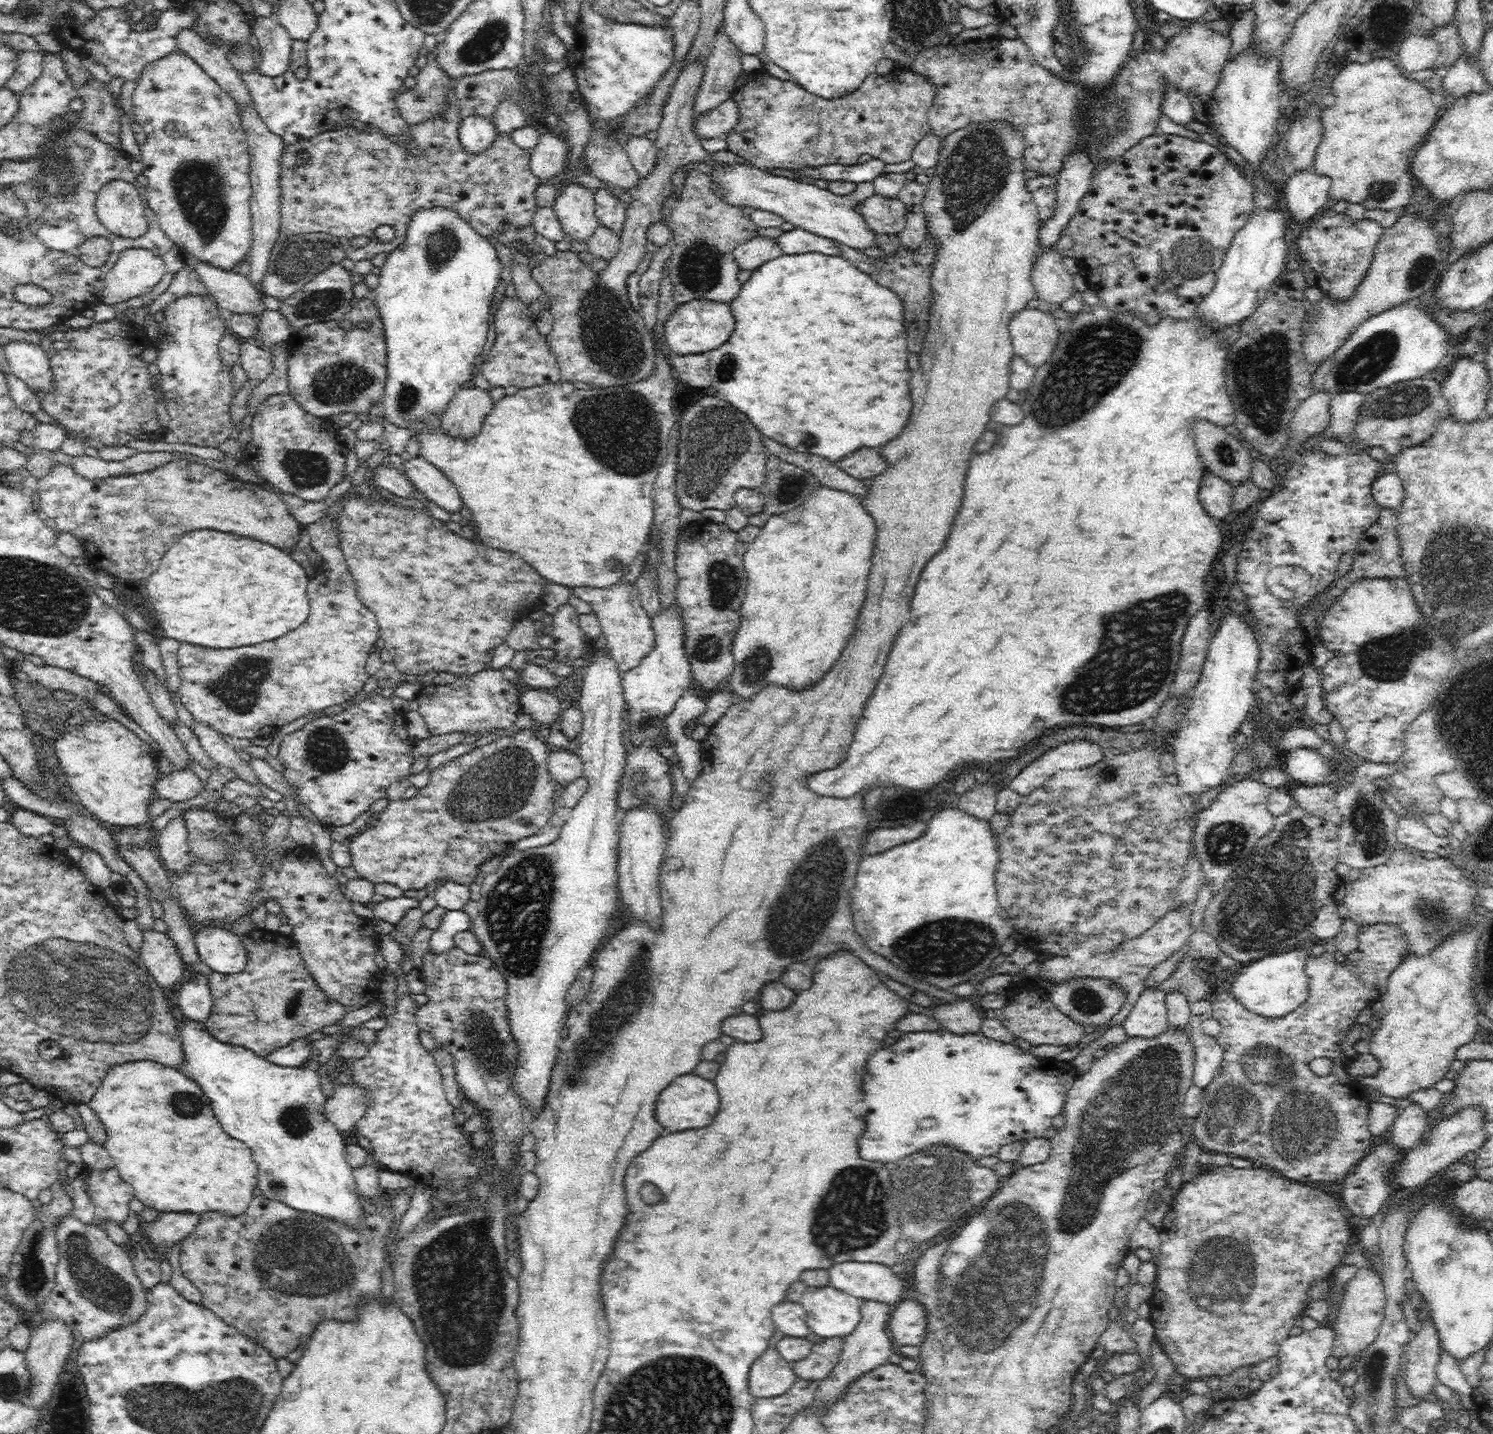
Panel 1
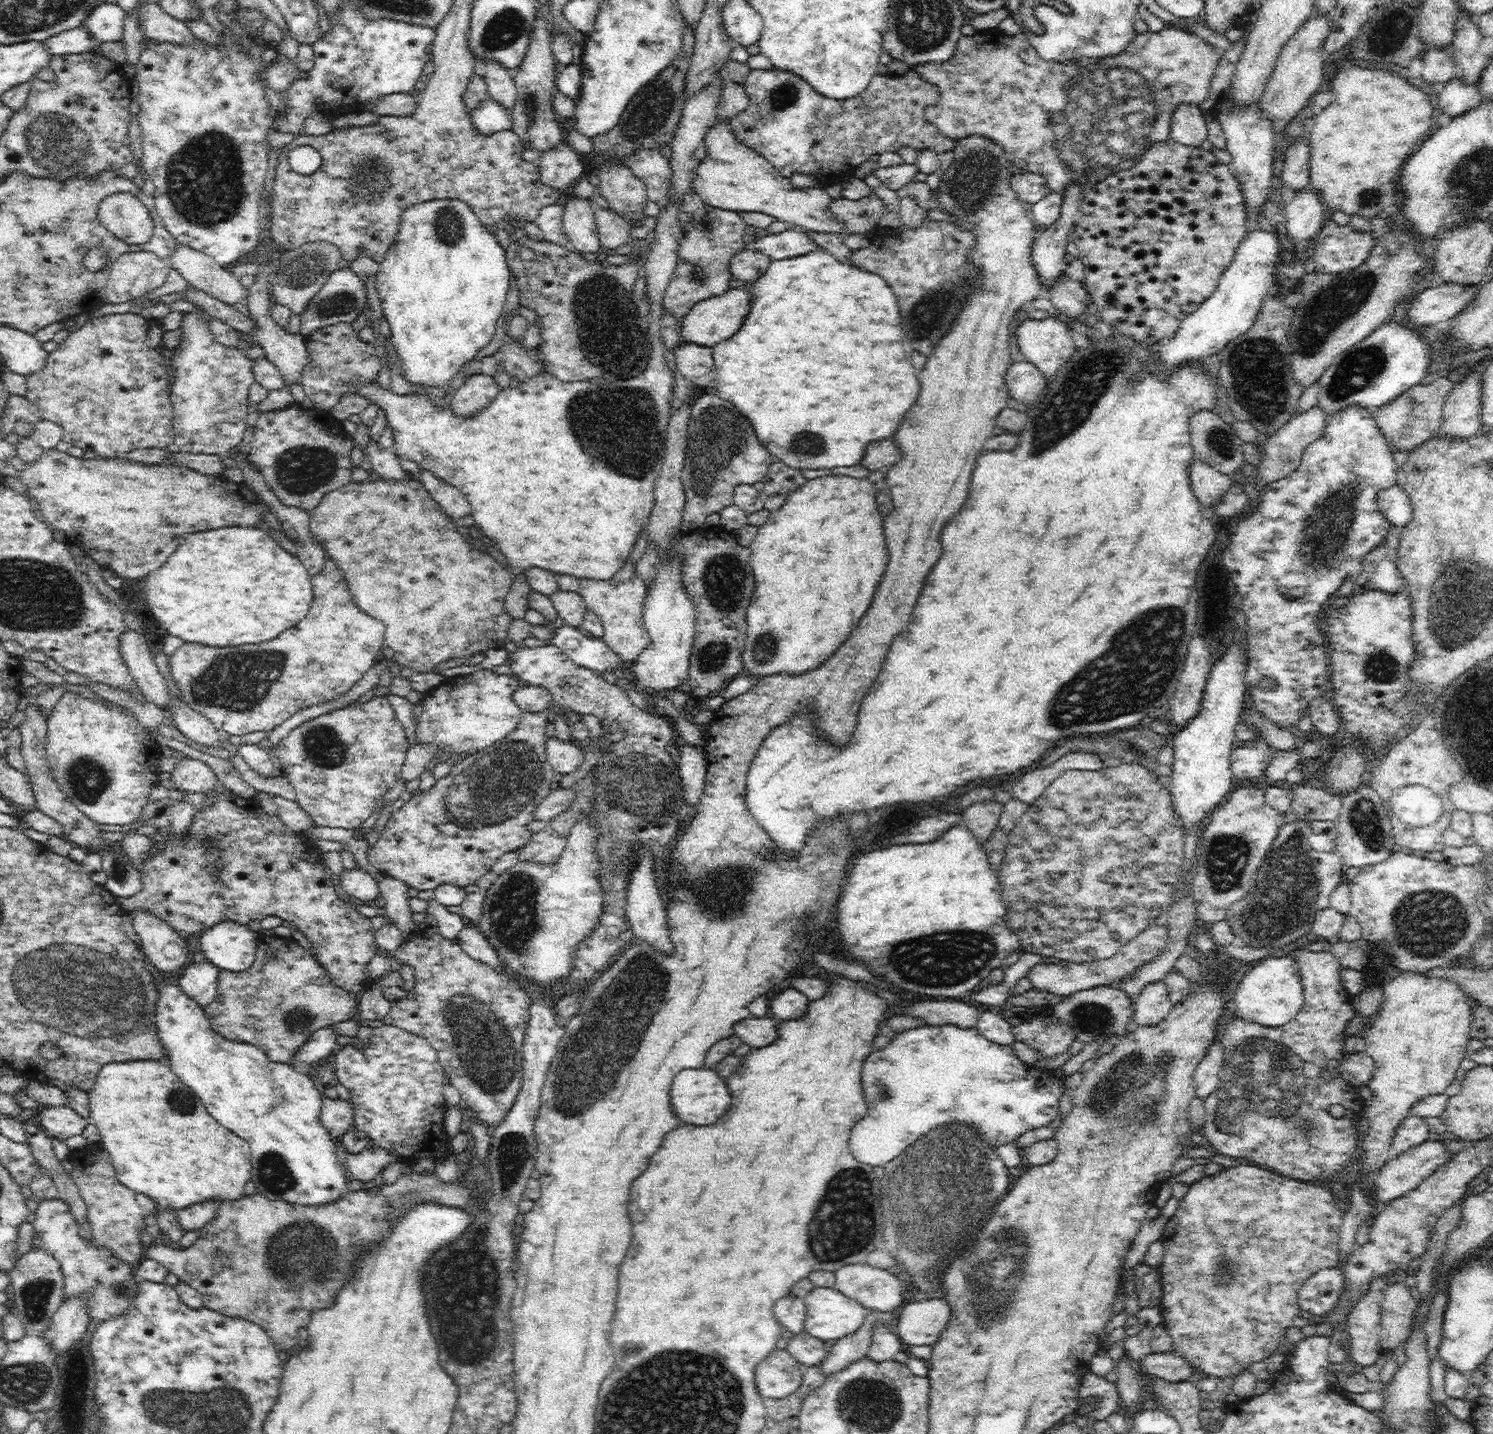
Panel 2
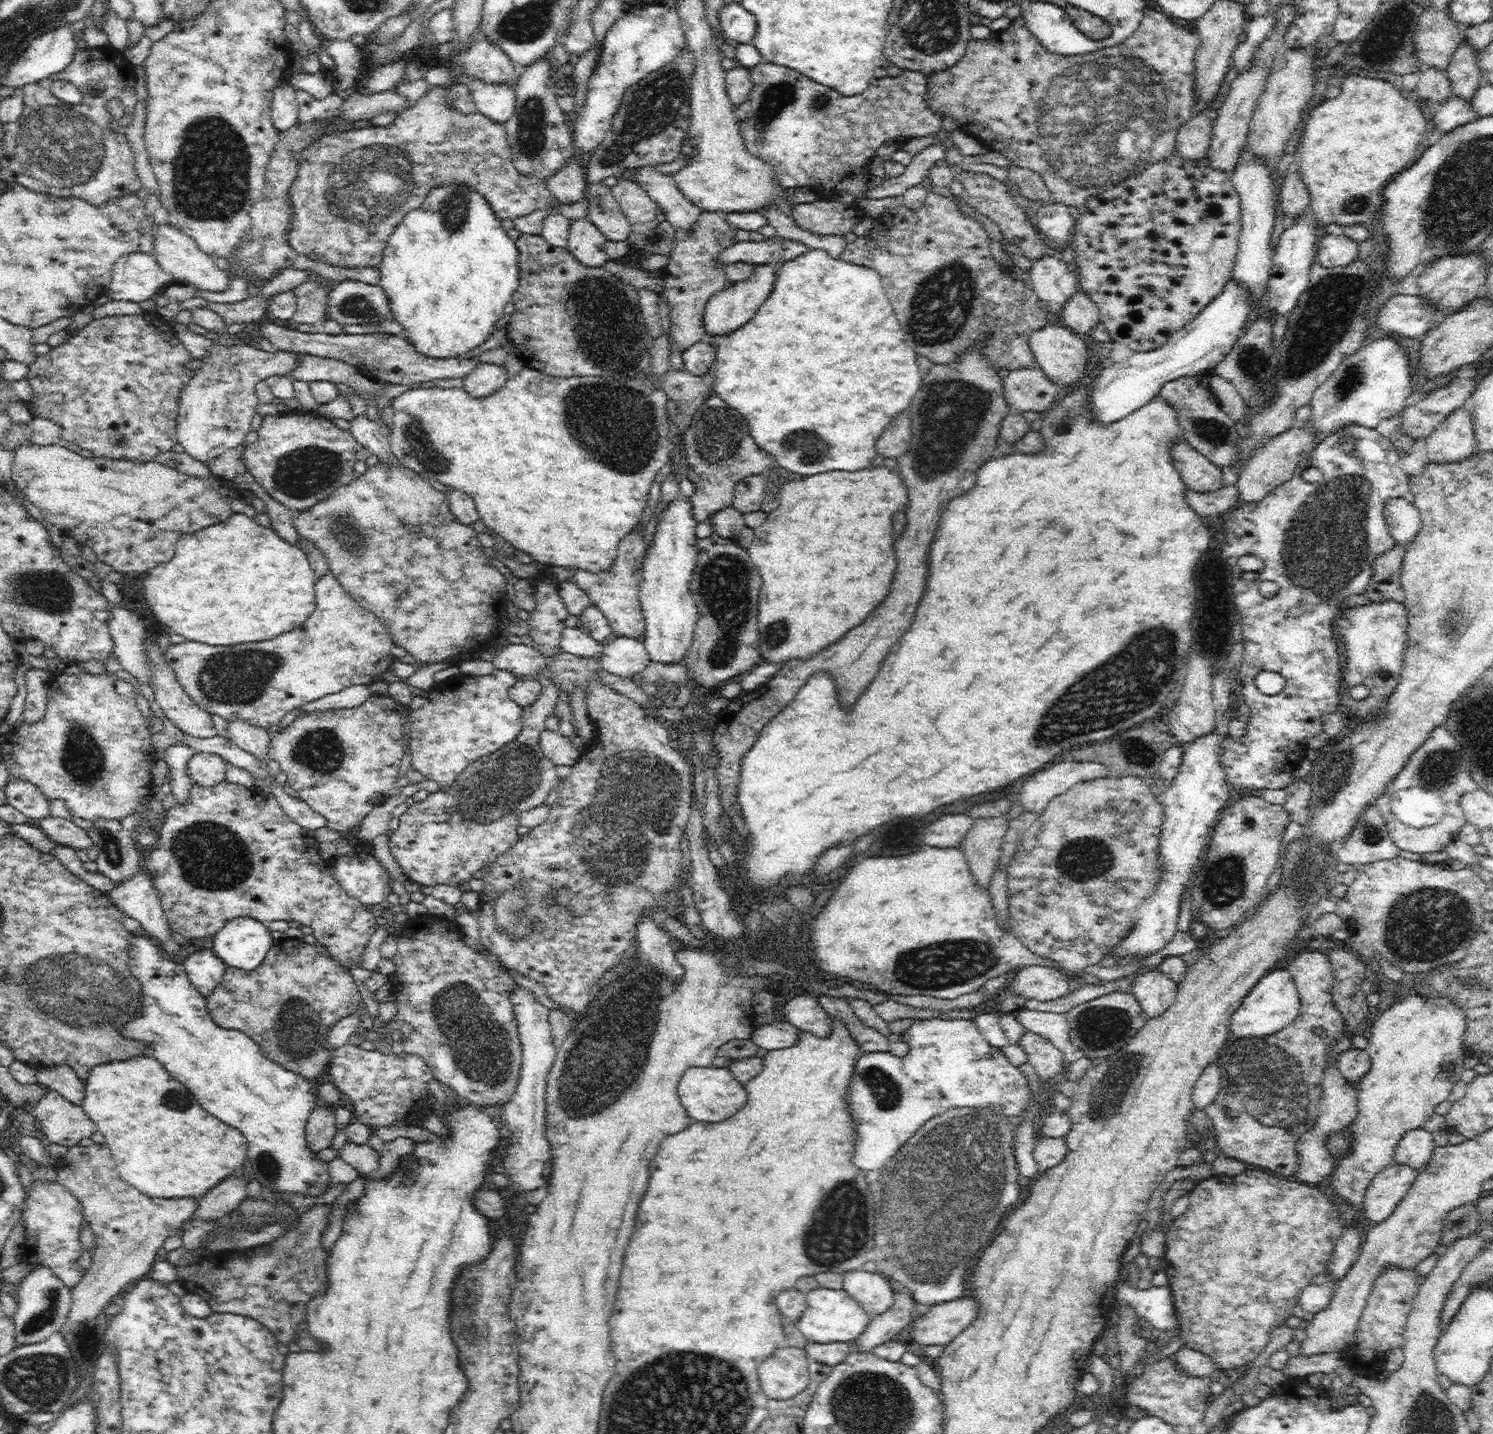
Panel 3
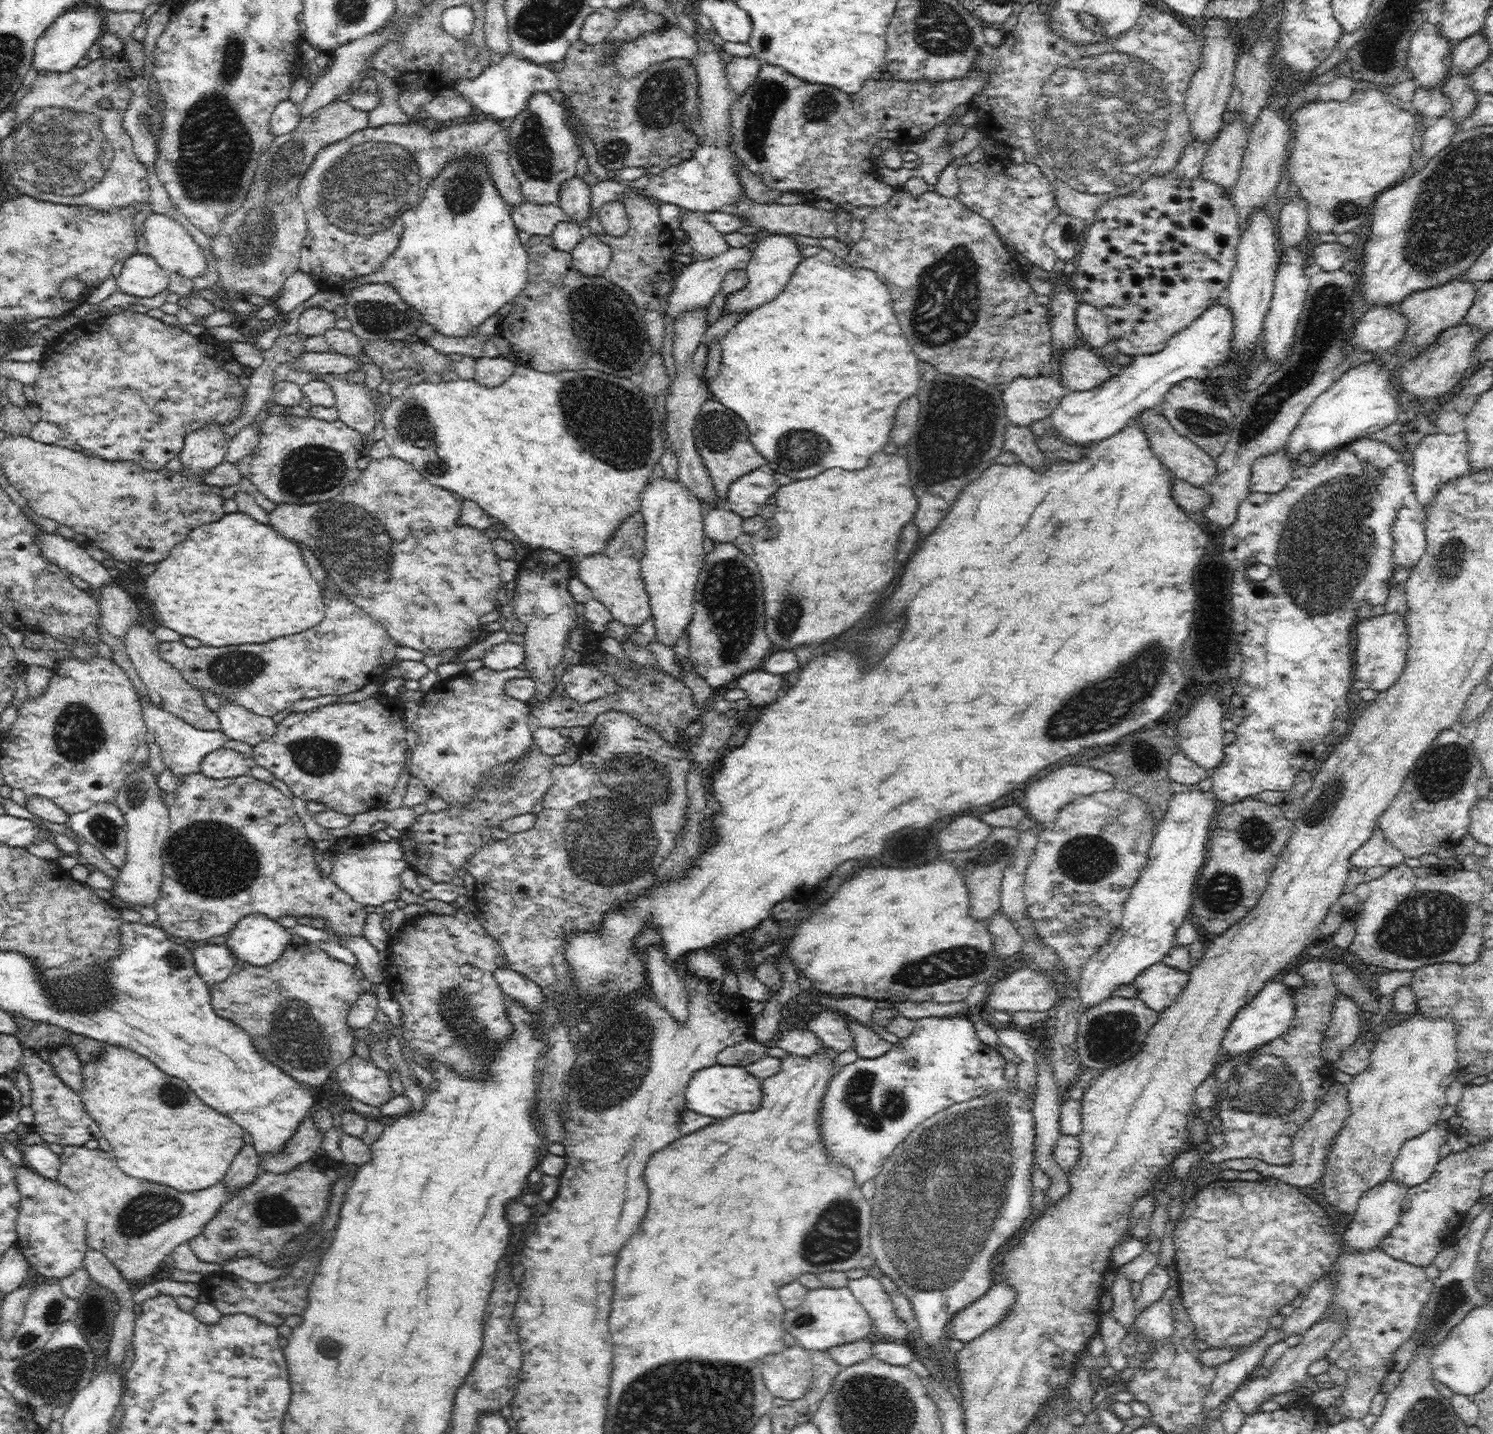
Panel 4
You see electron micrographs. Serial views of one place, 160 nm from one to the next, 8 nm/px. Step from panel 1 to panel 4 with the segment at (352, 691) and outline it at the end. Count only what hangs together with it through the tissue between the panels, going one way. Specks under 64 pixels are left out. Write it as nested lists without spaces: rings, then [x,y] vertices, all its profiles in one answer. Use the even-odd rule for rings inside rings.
[[[324,588],[322,596],[326,608],[324,622],[317,624],[312,630],[304,630],[302,634],[276,638],[264,644],[222,647],[202,645],[196,649],[188,648],[181,640],[162,641],[158,646],[158,653],[197,690],[209,691],[221,699],[221,702],[236,702],[251,713],[265,717],[272,717],[301,699],[327,695],[340,697],[358,691],[369,683],[379,682],[379,676],[393,667],[399,643],[388,635],[386,628],[374,616],[356,606],[348,595]]]

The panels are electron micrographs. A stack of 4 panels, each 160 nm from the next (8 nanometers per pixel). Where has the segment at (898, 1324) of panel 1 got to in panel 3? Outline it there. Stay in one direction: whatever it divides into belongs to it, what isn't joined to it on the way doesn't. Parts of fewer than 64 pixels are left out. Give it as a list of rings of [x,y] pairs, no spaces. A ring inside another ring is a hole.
[[[962,1297],[928,1306],[925,1315],[912,1324],[911,1337],[919,1344],[946,1346],[966,1330],[978,1316],[978,1303],[974,1297]]]

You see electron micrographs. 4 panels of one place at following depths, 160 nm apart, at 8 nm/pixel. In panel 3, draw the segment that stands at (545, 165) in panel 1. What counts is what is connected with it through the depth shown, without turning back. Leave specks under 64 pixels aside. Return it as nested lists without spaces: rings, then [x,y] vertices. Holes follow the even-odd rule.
[[[572,158],[564,169],[546,180],[547,189],[556,198],[556,203],[572,206],[584,199],[588,187],[585,169]]]

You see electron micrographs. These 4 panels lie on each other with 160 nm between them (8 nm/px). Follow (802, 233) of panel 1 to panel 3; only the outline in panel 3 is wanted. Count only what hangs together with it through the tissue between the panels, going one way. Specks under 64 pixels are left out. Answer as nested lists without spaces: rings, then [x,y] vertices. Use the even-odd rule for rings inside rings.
[[[767,238],[762,241],[736,241],[731,247],[725,248],[717,258],[722,266],[730,262],[749,262],[750,264],[774,264],[781,265],[798,255],[804,254],[808,247],[795,240],[784,239],[782,242],[770,241]]]

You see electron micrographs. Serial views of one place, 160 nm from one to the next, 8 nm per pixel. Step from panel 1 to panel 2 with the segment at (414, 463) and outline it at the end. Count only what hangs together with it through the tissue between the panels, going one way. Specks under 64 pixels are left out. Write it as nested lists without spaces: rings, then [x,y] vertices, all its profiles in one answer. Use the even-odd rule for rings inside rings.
[[[421,468],[422,485],[444,512],[453,520],[461,521],[464,516],[471,514],[471,506],[466,495],[453,484],[434,476],[429,470]]]

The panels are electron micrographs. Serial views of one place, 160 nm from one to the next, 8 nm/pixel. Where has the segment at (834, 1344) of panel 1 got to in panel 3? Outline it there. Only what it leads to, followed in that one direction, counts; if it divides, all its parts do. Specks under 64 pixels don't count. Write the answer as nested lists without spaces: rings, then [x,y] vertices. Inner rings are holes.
[[[898,1290],[894,1295],[894,1302],[890,1309],[882,1314],[871,1317],[864,1332],[853,1341],[855,1350],[860,1352],[872,1352],[875,1346],[884,1344],[892,1336],[900,1334],[906,1326],[914,1323],[914,1306],[916,1301],[908,1290]]]

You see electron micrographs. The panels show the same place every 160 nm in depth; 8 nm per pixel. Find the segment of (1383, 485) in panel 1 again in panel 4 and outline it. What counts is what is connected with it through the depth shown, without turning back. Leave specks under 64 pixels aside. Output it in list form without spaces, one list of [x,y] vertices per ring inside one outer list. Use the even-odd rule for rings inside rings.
[[[1403,507],[1392,524],[1393,557],[1395,564],[1404,568],[1414,568],[1425,552],[1426,513],[1424,508]]]

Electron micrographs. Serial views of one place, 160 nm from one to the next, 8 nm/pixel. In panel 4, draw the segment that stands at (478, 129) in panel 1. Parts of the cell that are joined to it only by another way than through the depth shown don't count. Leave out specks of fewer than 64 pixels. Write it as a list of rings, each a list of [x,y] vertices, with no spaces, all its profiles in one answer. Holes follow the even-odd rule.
[[[511,50],[498,62],[488,65],[475,79],[462,78],[450,83],[450,87],[456,89],[472,107],[476,106],[487,115],[492,114],[507,123],[514,116],[518,116],[520,110],[526,108],[532,94],[556,90],[558,77],[556,71],[550,66],[533,63],[528,58],[518,58]]]

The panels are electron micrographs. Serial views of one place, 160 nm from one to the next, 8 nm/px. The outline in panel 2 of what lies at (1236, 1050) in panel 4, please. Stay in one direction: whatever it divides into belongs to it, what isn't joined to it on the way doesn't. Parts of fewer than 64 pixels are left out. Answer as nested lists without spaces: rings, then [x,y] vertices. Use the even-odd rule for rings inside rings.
[[[1294,956],[1264,958],[1245,972],[1231,1002],[1233,1012],[1244,1020],[1264,1026],[1282,1026],[1292,1020],[1303,1007],[1304,993],[1299,968]]]

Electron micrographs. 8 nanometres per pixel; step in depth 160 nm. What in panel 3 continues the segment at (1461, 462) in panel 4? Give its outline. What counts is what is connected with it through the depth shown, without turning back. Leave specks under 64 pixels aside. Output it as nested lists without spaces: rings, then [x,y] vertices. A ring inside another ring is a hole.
[[[1458,408],[1436,427],[1433,434],[1425,438],[1427,463],[1458,462],[1477,452],[1471,411]]]

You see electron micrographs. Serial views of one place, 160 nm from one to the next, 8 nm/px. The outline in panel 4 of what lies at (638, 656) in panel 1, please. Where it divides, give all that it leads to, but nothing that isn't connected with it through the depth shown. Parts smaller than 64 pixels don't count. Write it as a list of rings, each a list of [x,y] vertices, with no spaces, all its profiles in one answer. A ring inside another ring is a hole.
[[[636,511],[628,518],[625,518],[621,524],[622,526],[617,528],[612,534],[612,538],[610,538],[610,542],[607,542],[602,554],[596,553],[580,558],[576,573],[578,578],[582,579],[582,582],[590,588],[593,598],[602,602],[608,608],[613,620],[624,624],[626,628],[638,627],[646,622],[651,615],[650,599],[648,598],[648,593],[646,593],[644,579],[642,579],[640,572],[641,560],[645,550],[645,520],[641,511]]]

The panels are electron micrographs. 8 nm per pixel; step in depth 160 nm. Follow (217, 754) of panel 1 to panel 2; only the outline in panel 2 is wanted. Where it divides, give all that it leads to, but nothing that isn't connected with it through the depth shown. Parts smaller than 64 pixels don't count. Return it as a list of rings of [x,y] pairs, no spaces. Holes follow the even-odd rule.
[[[172,699],[169,708],[173,710],[173,724],[190,740],[207,747],[220,748],[222,746],[220,743],[221,732],[209,718],[192,710],[182,699]]]

